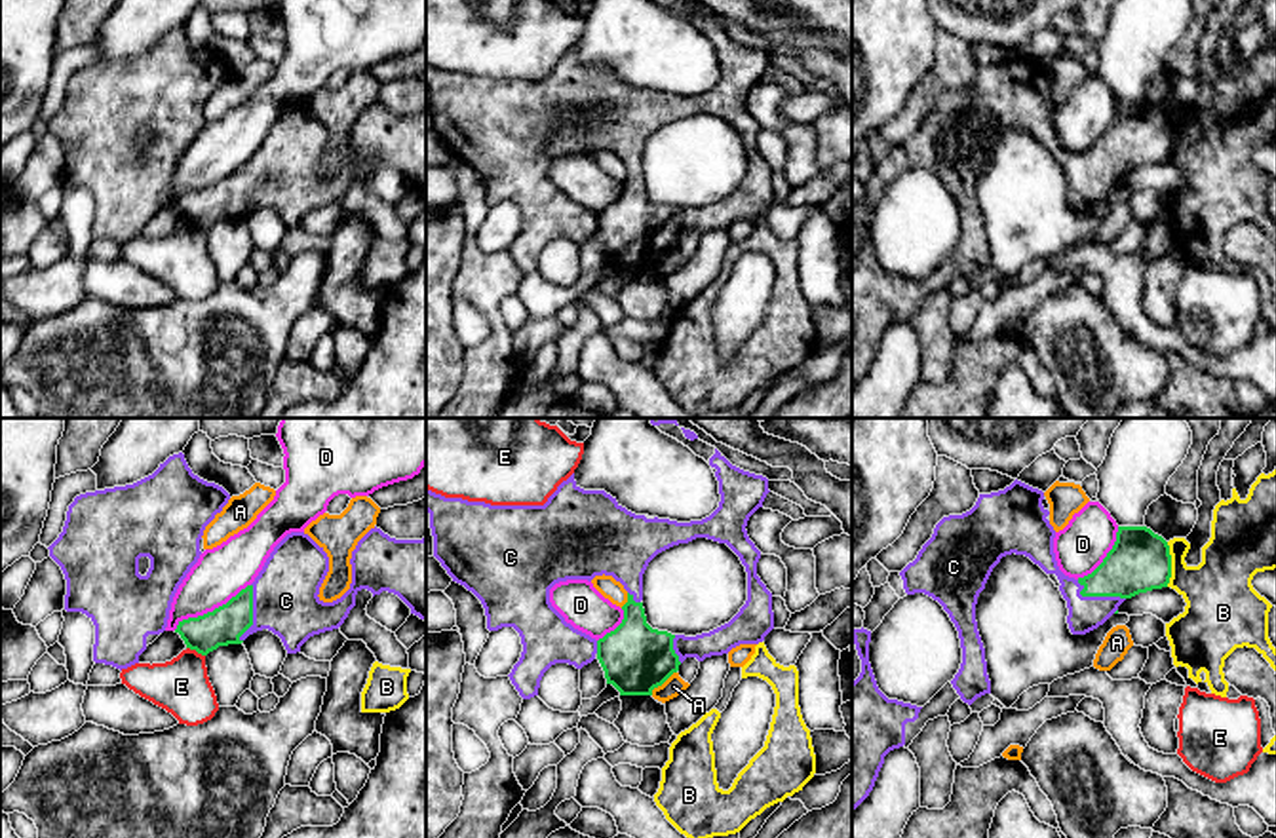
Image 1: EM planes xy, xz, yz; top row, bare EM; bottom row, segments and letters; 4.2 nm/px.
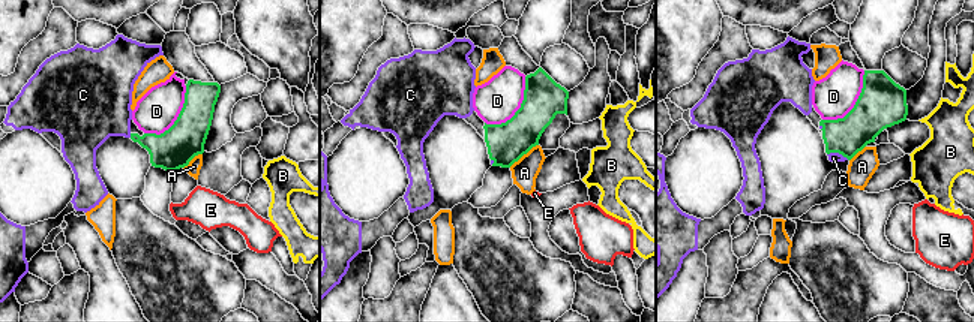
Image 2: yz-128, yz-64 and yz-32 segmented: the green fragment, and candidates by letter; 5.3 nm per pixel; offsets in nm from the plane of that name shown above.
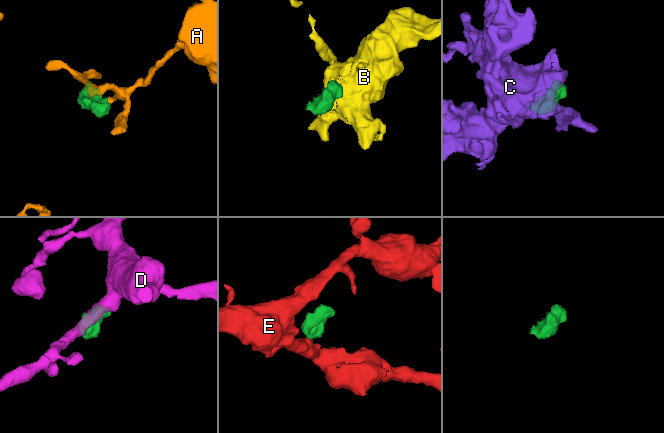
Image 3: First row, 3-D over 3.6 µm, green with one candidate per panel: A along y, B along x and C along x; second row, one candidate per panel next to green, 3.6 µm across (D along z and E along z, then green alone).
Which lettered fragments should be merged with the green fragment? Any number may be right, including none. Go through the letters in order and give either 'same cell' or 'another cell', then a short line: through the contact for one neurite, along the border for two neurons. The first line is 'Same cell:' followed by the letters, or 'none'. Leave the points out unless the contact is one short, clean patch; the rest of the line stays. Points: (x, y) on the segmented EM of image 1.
Same cell: C
A: another cell
B: another cell | yz (1166, 542), (1170, 555), (1168, 586)
C: same cell
D: another cell
E: another cell | xy (187, 647), (204, 656)

